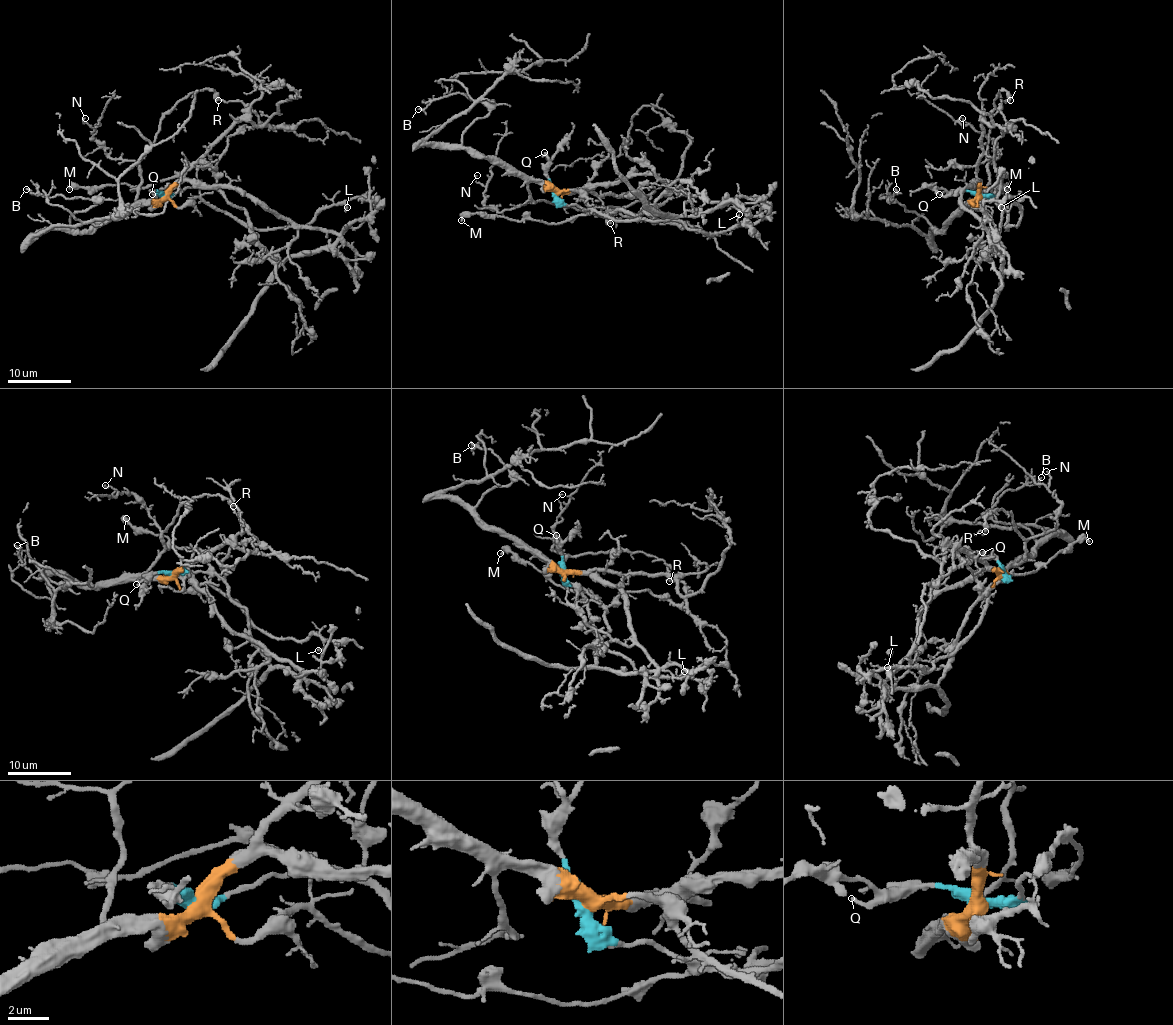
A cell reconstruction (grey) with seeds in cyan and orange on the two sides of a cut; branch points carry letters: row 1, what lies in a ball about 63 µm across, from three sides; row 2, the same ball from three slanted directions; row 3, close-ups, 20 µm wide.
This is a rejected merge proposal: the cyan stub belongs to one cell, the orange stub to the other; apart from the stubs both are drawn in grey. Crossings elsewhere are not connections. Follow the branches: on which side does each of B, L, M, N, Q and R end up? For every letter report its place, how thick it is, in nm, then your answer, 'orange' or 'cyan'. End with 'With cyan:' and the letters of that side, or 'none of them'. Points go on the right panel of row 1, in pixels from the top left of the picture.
B: (896, 189) | 200 nm | orange
L: (1001, 207) | 110 nm | orange
M: (1007, 189) | 220 nm | cyan
N: (962, 118) | 140 nm | orange
Q: (939, 194) | 160 nm | cyan
R: (1010, 100) | 440 nm | orange
With cyan: M, Q

